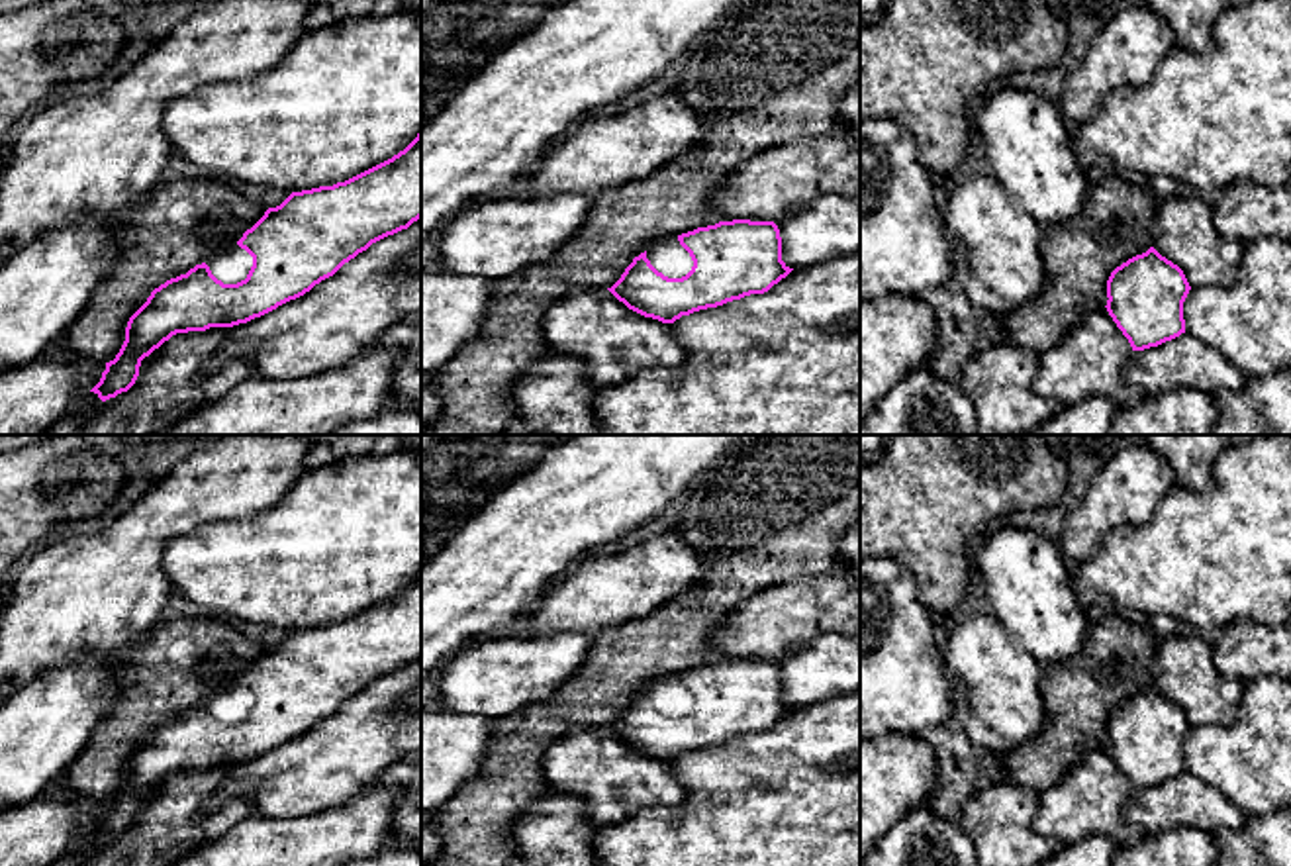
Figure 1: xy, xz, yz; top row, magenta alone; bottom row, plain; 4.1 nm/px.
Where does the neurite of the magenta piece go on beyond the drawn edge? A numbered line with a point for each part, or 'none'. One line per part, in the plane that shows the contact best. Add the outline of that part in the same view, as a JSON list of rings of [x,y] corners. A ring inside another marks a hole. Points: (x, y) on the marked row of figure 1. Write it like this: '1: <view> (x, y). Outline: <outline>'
1: xz (669, 257). Outline: [[[668,237],[646,249],[646,259],[668,278],[682,278],[693,266],[690,253],[680,245],[678,237]]]

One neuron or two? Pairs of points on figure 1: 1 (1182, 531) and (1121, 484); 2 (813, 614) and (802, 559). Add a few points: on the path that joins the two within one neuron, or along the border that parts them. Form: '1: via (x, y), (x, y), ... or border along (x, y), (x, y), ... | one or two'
1: border along (1176, 484), (1145, 524), (1119, 526), (1113, 531) | two
2: border along (839, 575), (792, 578), (772, 584), (763, 592) | two

